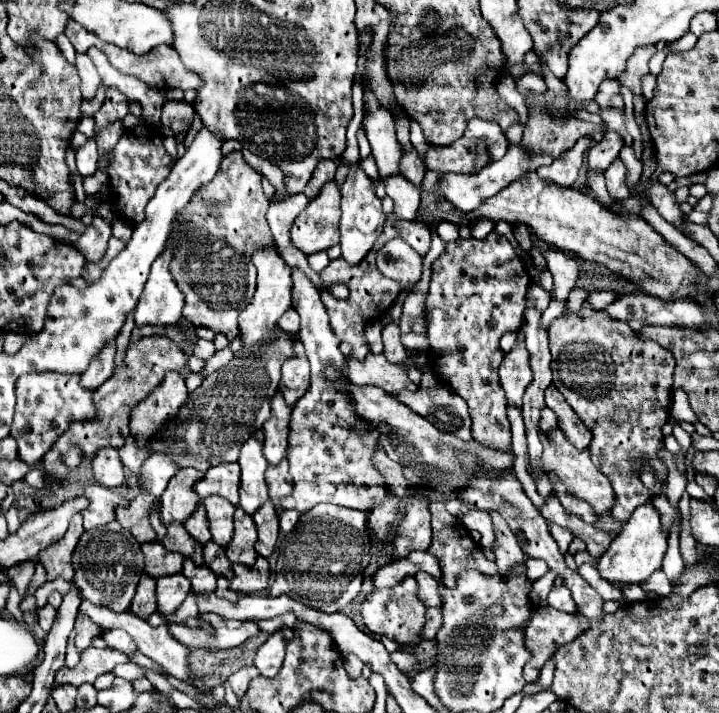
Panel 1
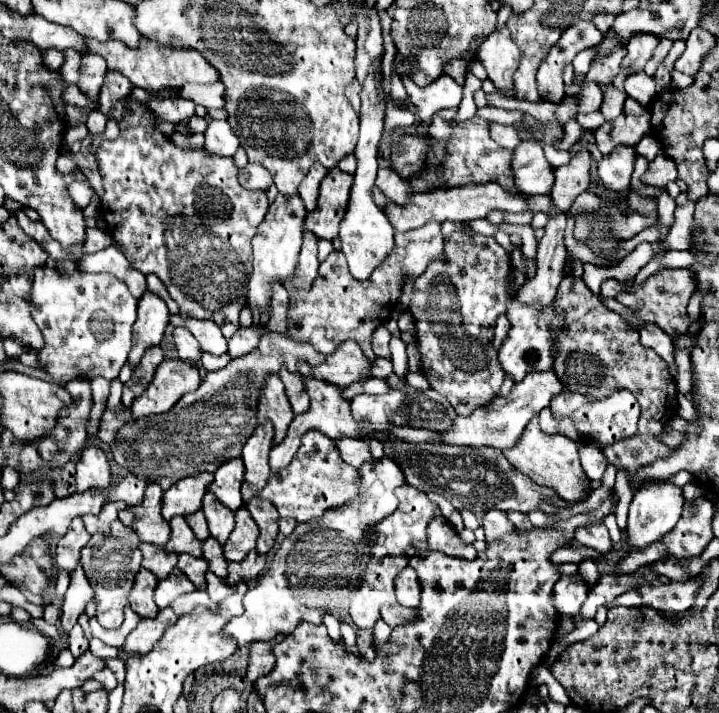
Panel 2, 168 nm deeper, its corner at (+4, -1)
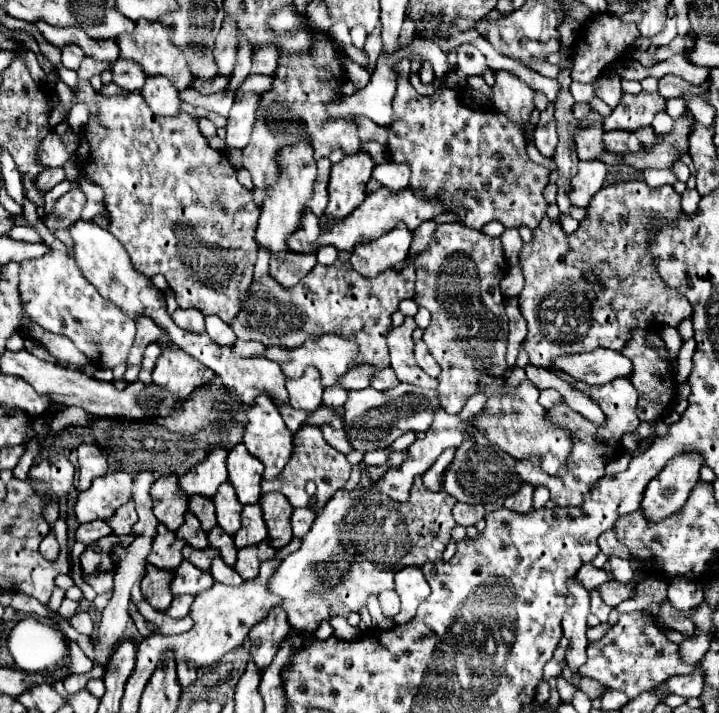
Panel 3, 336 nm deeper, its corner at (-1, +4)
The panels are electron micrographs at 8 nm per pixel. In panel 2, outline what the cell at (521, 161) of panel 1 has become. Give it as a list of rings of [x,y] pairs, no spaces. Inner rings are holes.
[[[523,142],[515,150],[511,166],[515,170],[515,182],[523,194],[551,194],[555,176],[539,142]]]

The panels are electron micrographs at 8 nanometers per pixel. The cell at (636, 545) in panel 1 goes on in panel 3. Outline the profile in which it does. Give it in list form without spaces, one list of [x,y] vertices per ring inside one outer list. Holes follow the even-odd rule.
[[[678,455],[648,483],[640,505],[640,511],[648,523],[660,523],[672,513],[678,513],[680,507],[684,507],[692,487],[700,479],[700,467],[700,455]]]

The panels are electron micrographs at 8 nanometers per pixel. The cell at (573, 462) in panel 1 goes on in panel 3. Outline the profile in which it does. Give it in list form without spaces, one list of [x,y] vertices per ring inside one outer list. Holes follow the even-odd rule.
[[[480,377],[480,391],[488,395],[488,401],[484,405],[484,415],[476,423],[476,429],[514,459],[524,461],[538,457],[542,471],[546,471],[548,475],[558,475],[560,467],[568,463],[568,453],[572,453],[572,437],[568,429],[550,423],[550,419],[546,417],[546,409],[538,403],[540,391],[532,381],[520,383],[512,395],[502,393],[502,383],[502,377]]]

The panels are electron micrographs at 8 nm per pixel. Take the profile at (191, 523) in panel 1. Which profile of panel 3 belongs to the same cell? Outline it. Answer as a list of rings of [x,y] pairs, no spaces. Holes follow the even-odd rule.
[[[192,495],[188,499],[188,511],[194,513],[202,525],[202,529],[208,533],[212,527],[216,527],[216,515],[214,515],[214,503],[208,497]]]

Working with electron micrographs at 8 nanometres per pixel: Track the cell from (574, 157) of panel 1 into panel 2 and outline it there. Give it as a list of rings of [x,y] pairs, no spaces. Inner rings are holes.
[[[587,150],[579,152],[569,164],[555,168],[555,184],[551,190],[551,200],[559,210],[569,212],[575,198],[589,188],[591,182],[589,168],[591,168],[591,154]]]

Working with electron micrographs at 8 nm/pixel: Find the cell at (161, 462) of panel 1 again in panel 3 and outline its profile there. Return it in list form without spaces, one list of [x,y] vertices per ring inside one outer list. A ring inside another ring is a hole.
[[[110,473],[98,477],[88,491],[82,491],[74,503],[74,515],[78,523],[94,519],[108,519],[114,511],[132,499],[134,477],[130,473]]]

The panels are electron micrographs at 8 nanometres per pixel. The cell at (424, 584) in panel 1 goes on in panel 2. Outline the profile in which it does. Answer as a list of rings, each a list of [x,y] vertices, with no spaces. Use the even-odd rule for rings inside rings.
[[[407,566],[405,570],[401,570],[395,576],[395,594],[397,594],[397,602],[405,608],[417,608],[419,600],[421,600],[421,586],[417,580],[417,574],[411,566]]]

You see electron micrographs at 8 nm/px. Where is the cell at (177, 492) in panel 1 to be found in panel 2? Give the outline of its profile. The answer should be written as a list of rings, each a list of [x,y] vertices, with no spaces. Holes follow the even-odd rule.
[[[195,474],[179,480],[163,494],[163,518],[171,520],[173,516],[185,516],[201,508],[203,494],[211,484],[213,474]]]

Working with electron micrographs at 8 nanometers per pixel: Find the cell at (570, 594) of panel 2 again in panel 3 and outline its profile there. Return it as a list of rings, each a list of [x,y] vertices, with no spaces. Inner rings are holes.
[[[588,563],[588,565],[582,565],[580,571],[576,573],[576,577],[580,577],[580,583],[582,583],[584,589],[588,589],[588,591],[592,591],[592,589],[596,589],[598,585],[610,581],[608,575],[606,575],[606,571],[596,569],[596,567],[592,567],[590,563]]]

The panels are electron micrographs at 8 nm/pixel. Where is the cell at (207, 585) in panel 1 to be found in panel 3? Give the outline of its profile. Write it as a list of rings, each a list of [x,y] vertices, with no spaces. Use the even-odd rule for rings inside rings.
[[[186,545],[182,549],[182,555],[184,555],[186,561],[190,561],[192,565],[196,565],[200,571],[210,571],[210,561],[218,555],[218,551],[212,549],[212,547],[198,551],[198,549],[192,549],[190,545]]]

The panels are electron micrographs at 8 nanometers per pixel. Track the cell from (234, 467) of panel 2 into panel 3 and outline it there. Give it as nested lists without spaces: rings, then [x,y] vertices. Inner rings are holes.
[[[238,443],[228,453],[228,481],[236,491],[236,497],[242,505],[258,503],[262,491],[260,491],[260,479],[264,465],[248,453],[248,449]]]

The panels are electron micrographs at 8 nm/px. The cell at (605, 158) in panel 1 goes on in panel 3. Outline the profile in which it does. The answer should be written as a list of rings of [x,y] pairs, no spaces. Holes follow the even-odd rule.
[[[658,93],[622,95],[614,111],[604,119],[604,131],[636,131],[650,125],[654,115],[666,107],[666,101]]]

